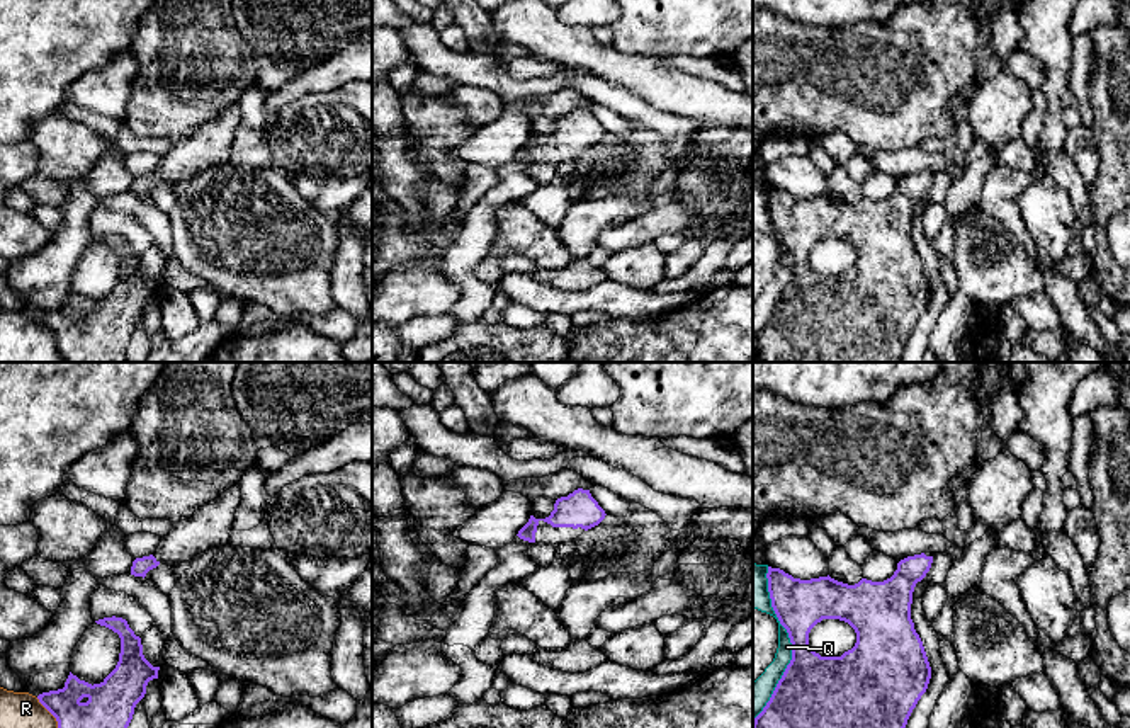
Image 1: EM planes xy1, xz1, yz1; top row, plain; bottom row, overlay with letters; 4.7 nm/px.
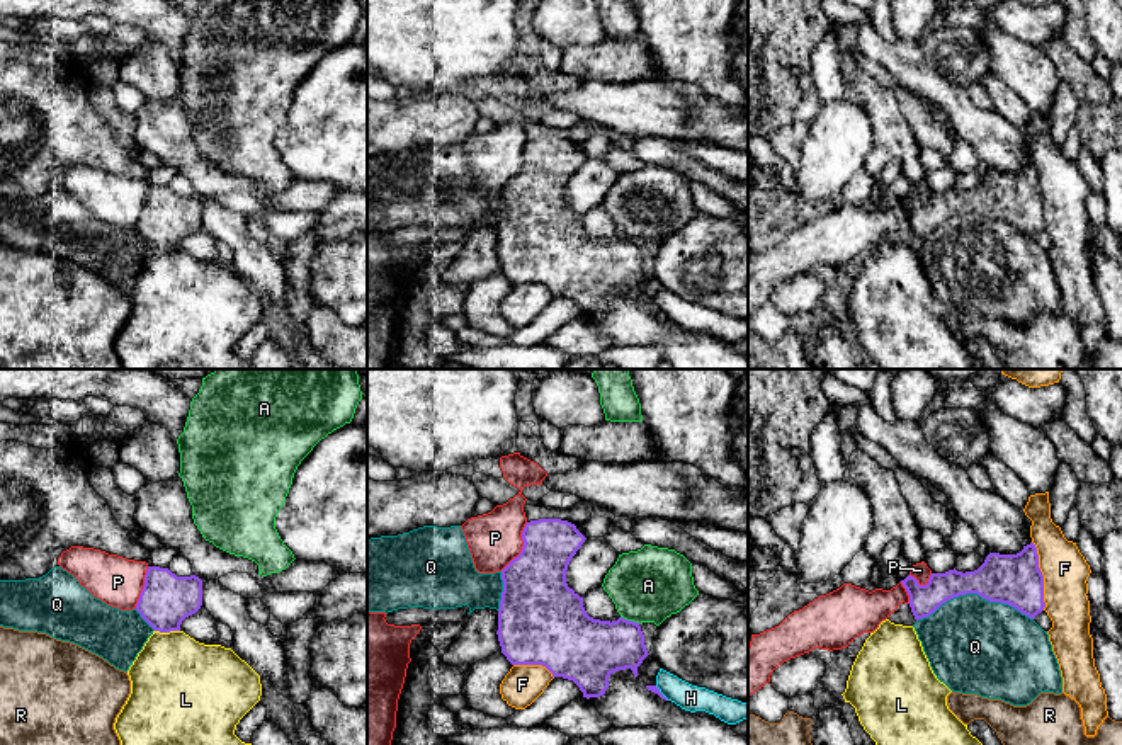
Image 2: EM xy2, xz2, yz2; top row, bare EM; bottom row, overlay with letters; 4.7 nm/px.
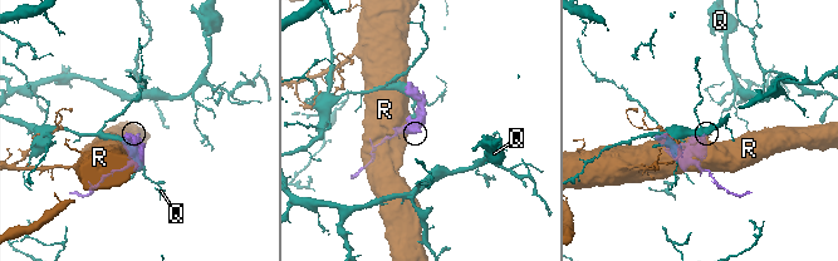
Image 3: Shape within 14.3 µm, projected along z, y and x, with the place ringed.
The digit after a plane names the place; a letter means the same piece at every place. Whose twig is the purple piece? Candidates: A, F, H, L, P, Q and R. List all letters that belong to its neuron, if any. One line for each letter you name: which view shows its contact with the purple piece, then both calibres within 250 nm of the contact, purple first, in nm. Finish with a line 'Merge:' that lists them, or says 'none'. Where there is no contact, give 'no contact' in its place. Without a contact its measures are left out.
Merge: none

